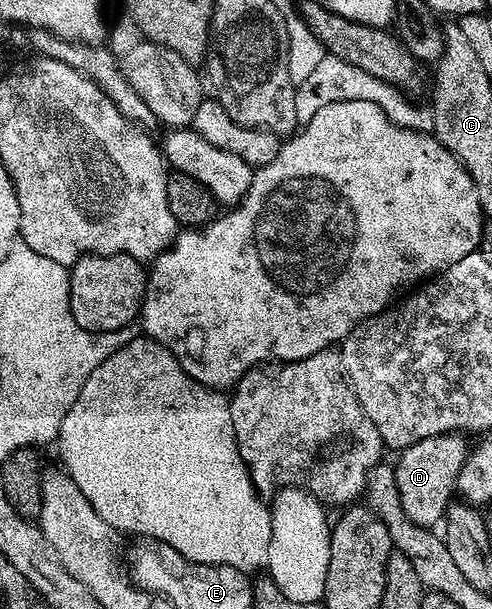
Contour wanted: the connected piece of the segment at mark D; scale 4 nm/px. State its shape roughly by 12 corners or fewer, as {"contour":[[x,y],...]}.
{"contour":[[434,435],[393,463],[401,509],[422,527],[444,518],[469,454]]}

